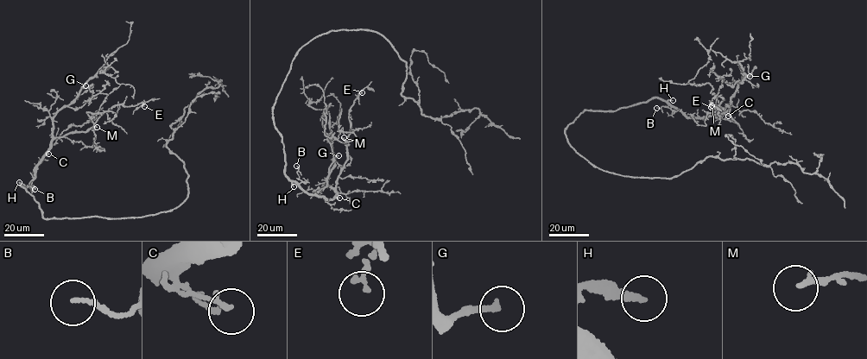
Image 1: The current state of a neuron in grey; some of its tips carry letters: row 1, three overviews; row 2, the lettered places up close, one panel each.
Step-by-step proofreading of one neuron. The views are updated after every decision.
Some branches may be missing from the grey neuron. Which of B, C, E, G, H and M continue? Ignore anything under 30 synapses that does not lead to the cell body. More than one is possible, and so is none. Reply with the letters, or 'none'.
B, G, H

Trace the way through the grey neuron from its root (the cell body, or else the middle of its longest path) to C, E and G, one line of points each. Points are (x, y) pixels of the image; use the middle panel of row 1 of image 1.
C: (287, 75), (273, 114), (275, 128), (283, 144), (285, 175), (309, 194), (327, 199), (339, 198)
E: (287, 75), (273, 114), (285, 175), (327, 199), (336, 193), (346, 160), (349, 110), (362, 92)
G: (287, 75), (273, 114), (283, 144), (285, 175), (309, 194), (333, 198), (336, 192), (326, 183), (338, 155)

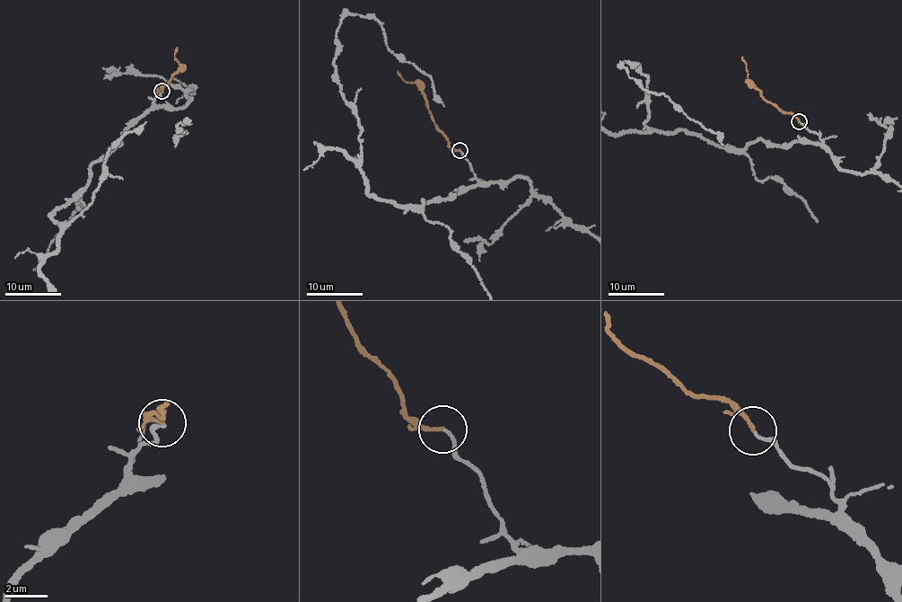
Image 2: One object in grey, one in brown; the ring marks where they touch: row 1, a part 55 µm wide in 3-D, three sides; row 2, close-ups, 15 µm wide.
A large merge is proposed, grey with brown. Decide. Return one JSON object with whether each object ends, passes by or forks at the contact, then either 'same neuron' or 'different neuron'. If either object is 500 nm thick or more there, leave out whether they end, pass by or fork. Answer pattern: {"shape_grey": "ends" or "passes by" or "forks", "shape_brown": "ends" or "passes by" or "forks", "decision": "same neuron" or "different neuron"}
{"shape_grey": "ends", "shape_brown": "ends", "decision": "same neuron"}

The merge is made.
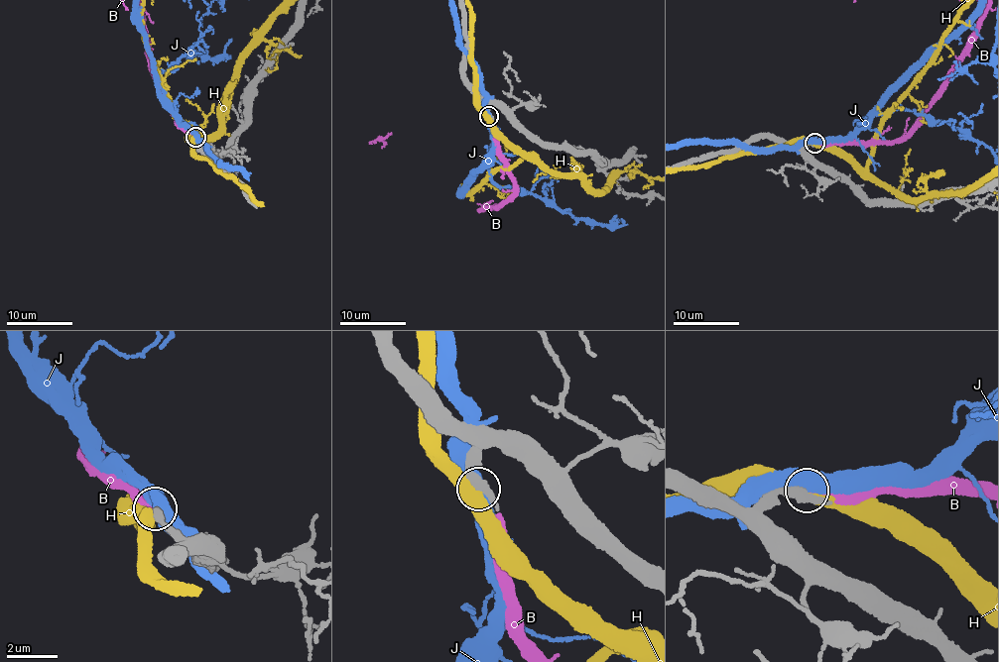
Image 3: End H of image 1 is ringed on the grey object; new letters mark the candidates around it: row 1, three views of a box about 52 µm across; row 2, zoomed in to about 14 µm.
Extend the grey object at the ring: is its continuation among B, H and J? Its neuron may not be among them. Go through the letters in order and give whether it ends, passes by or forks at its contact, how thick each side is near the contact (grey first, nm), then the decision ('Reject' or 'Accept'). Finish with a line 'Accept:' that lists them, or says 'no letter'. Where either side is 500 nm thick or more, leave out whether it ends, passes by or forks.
B: It ends there. Thickness 360 nm (grey) against 240 nm. Accept
H: It passes by. Thickness 280 nm (grey) against 480 nm. Reject
J: Thickness 320 nm (grey) against 500 nm. Reject
Accept: B

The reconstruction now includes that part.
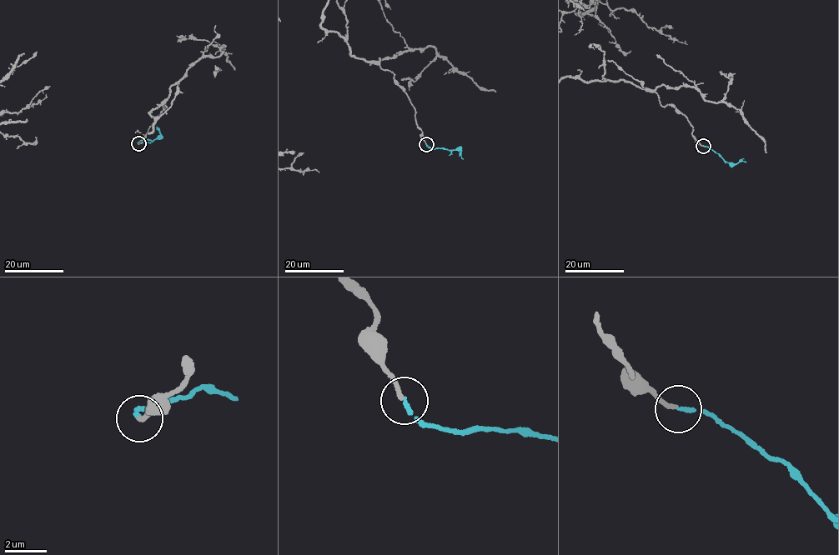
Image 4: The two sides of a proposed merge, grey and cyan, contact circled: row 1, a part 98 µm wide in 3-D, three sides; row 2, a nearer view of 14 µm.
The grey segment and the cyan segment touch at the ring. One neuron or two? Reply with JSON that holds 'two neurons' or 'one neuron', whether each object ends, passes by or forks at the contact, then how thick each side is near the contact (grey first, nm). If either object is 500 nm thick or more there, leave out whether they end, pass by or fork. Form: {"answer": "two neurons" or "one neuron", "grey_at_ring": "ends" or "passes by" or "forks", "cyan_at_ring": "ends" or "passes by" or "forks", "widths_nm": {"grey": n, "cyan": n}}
{"answer": "one neuron", "grey_at_ring": "ends", "cyan_at_ring": "ends", "widths_nm": {"grey": 180, "cyan": 180}}

